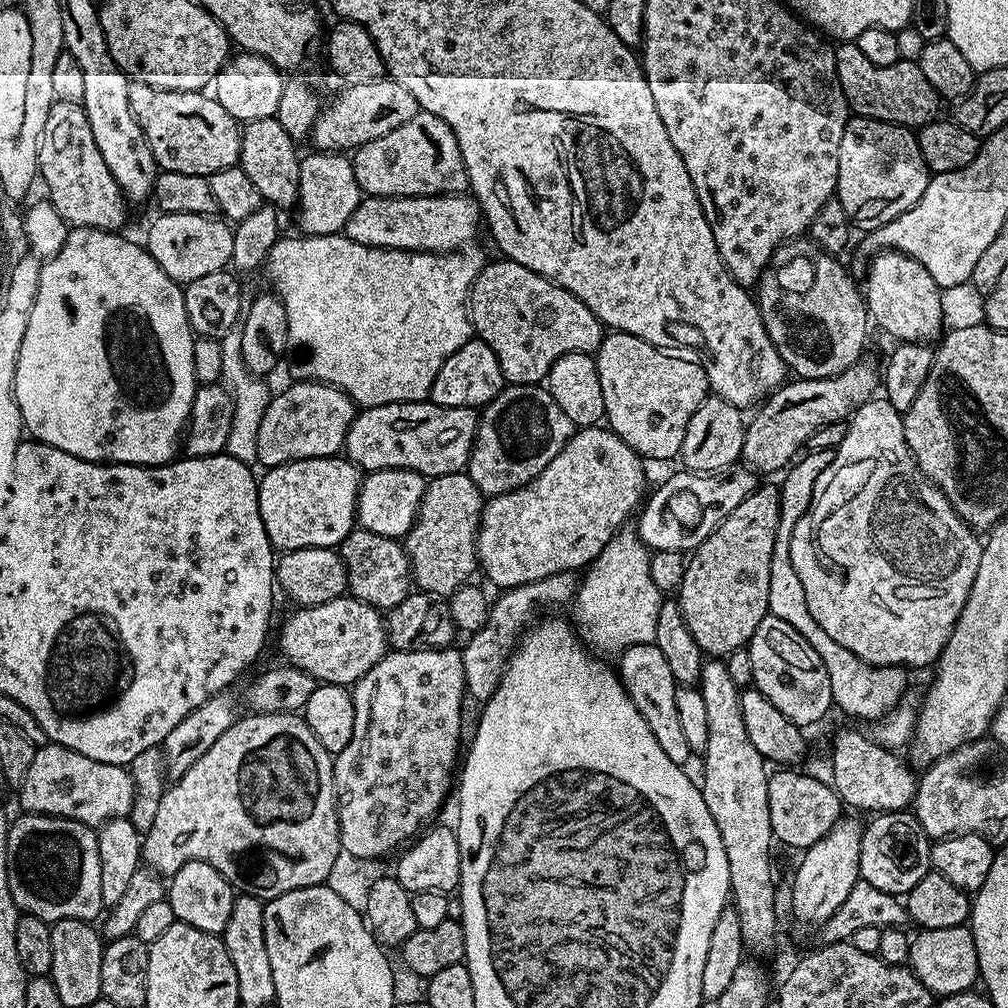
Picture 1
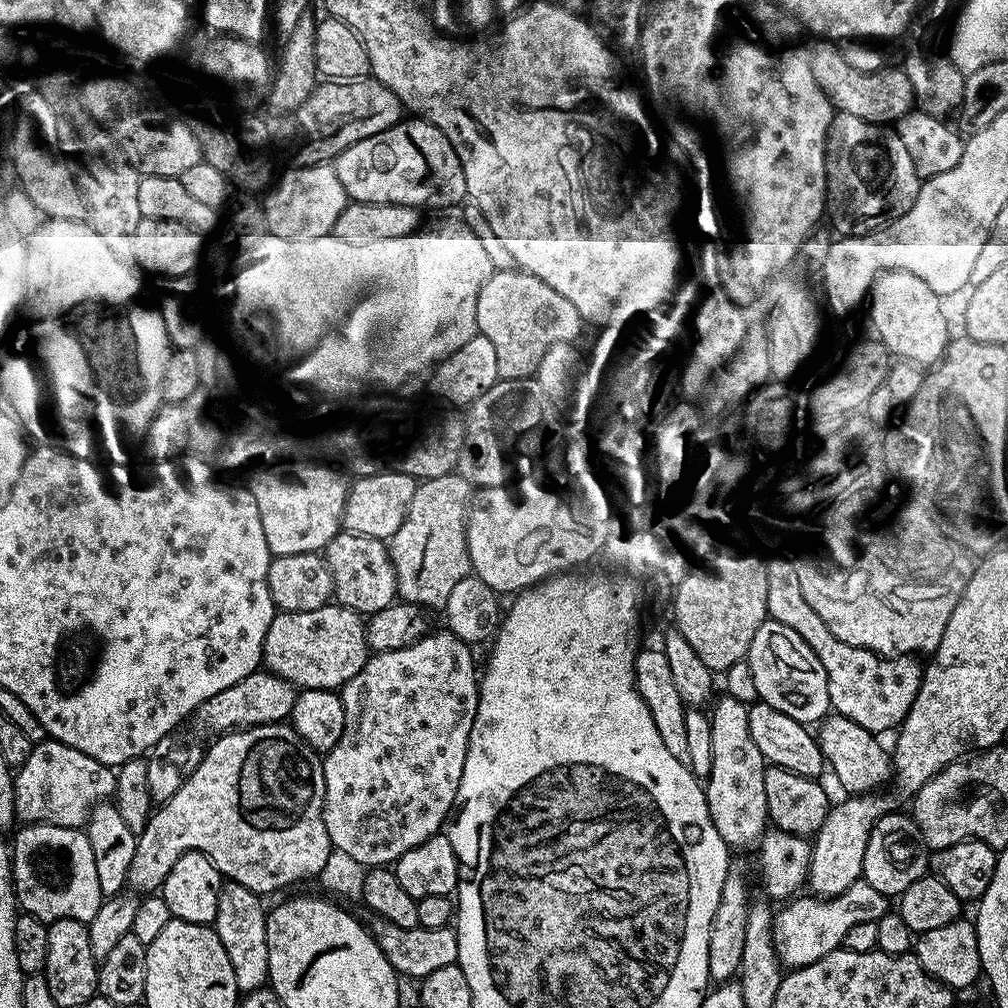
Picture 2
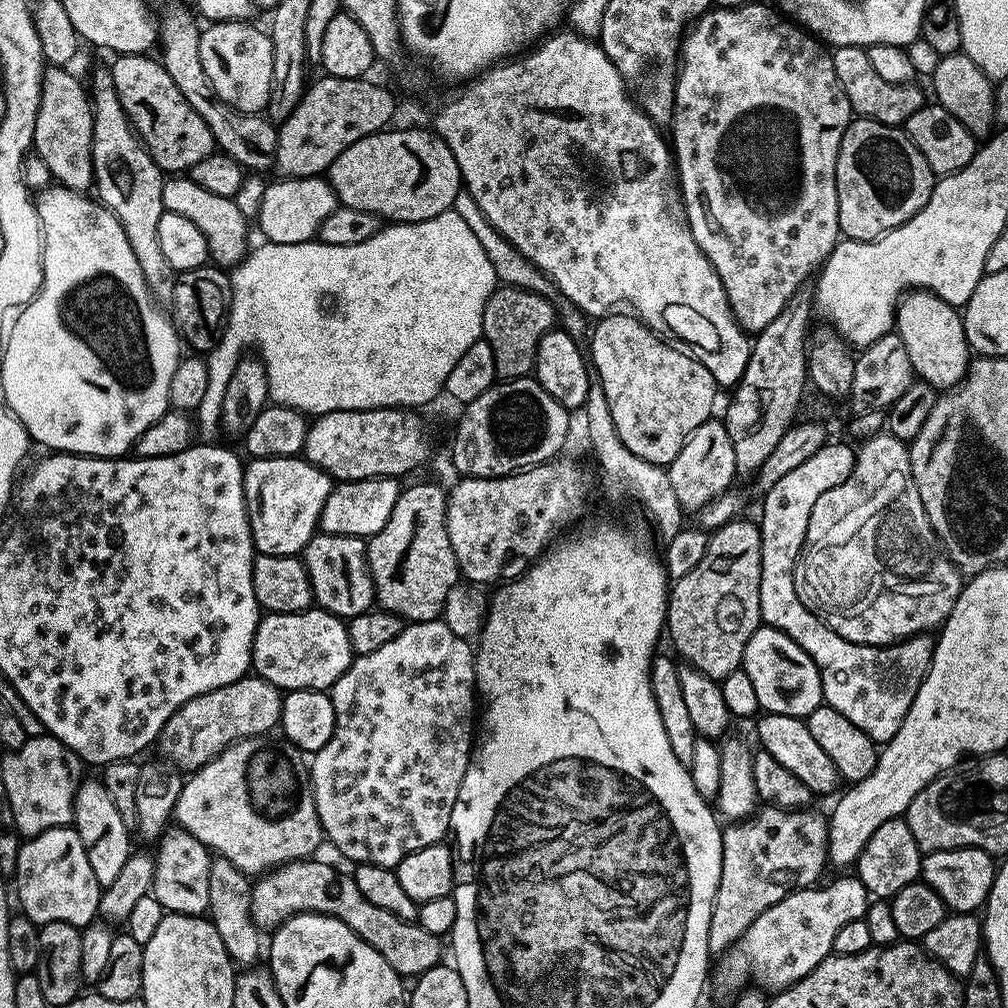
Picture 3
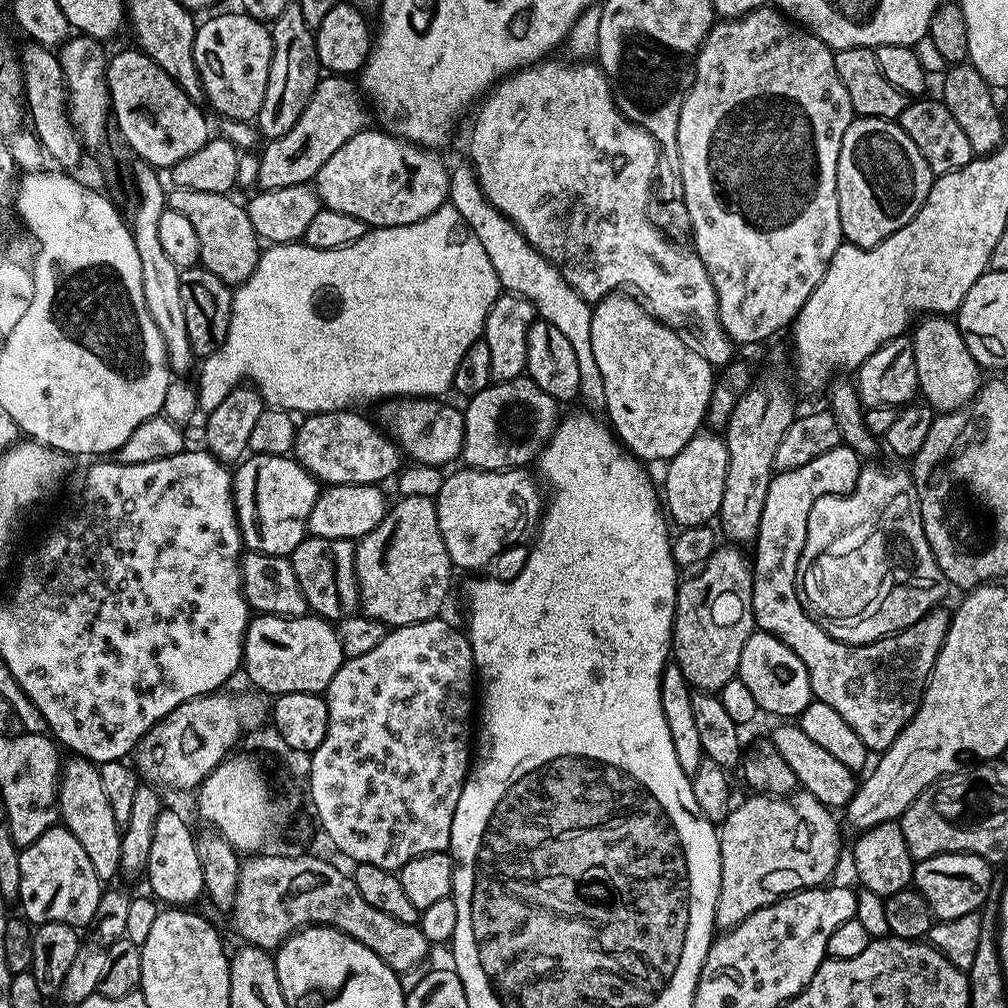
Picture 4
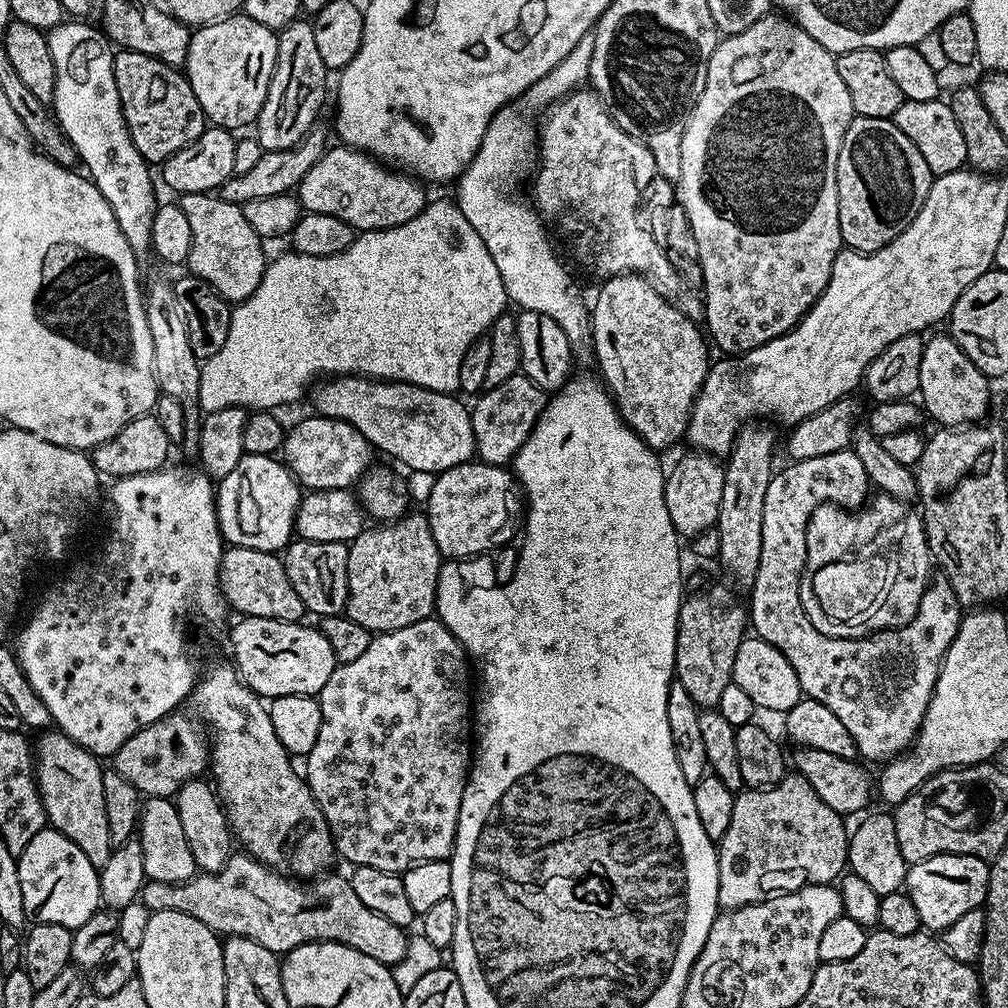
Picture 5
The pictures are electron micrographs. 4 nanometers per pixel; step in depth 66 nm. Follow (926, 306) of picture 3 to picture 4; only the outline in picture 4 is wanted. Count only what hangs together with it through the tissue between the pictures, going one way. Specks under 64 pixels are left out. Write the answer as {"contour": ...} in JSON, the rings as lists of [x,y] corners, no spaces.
{"contour":[[[928,314],[915,328],[910,339],[914,346],[914,366],[918,366],[919,395],[929,408],[940,414],[964,407],[980,391],[982,369],[970,350],[966,350],[966,342],[955,319],[944,314]]]}

